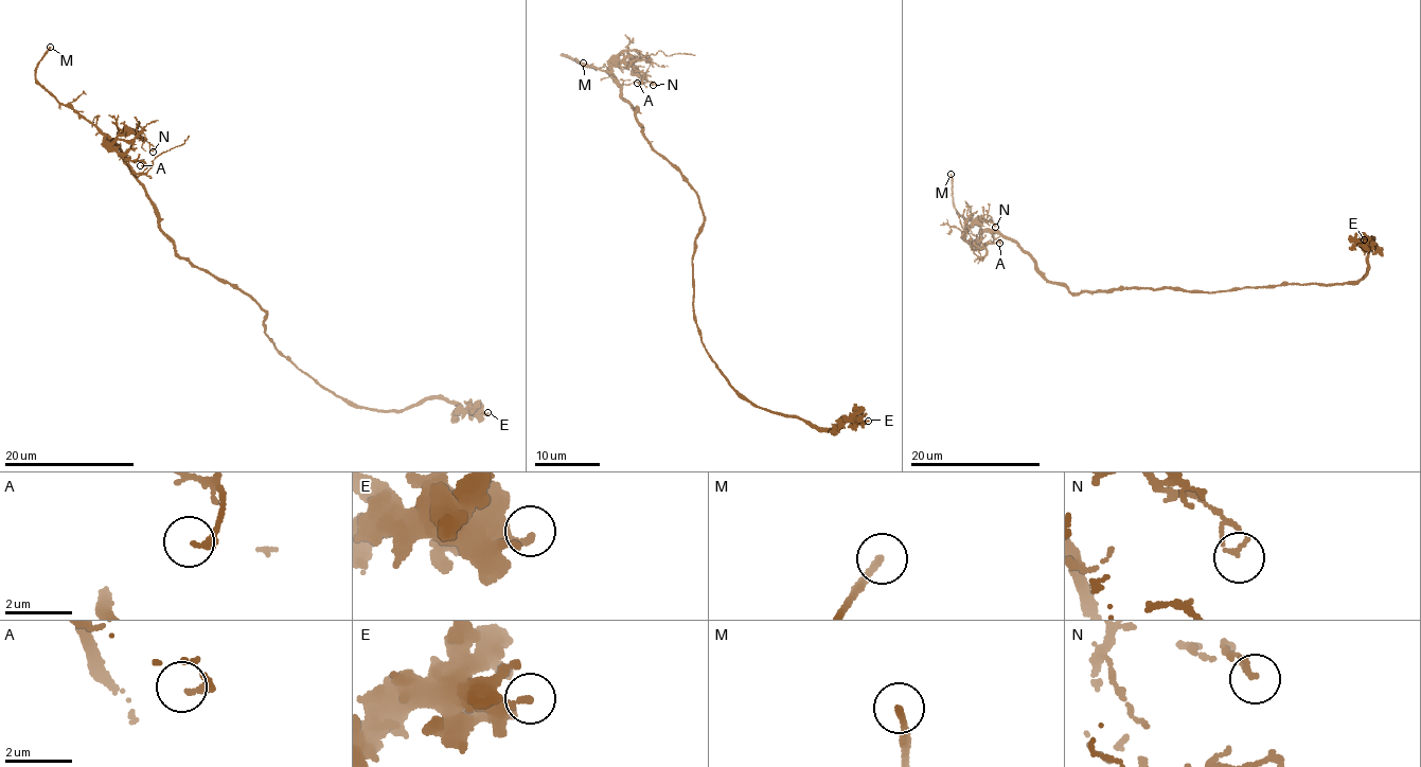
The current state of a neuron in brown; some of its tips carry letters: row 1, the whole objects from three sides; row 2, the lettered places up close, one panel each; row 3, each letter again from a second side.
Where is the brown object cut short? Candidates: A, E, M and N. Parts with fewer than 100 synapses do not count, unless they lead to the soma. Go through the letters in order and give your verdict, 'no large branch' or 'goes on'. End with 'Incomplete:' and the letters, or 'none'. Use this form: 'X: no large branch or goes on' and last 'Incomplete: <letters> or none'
A: no large branch
E: no large branch
M: goes on
N: no large branch
Incomplete: M

